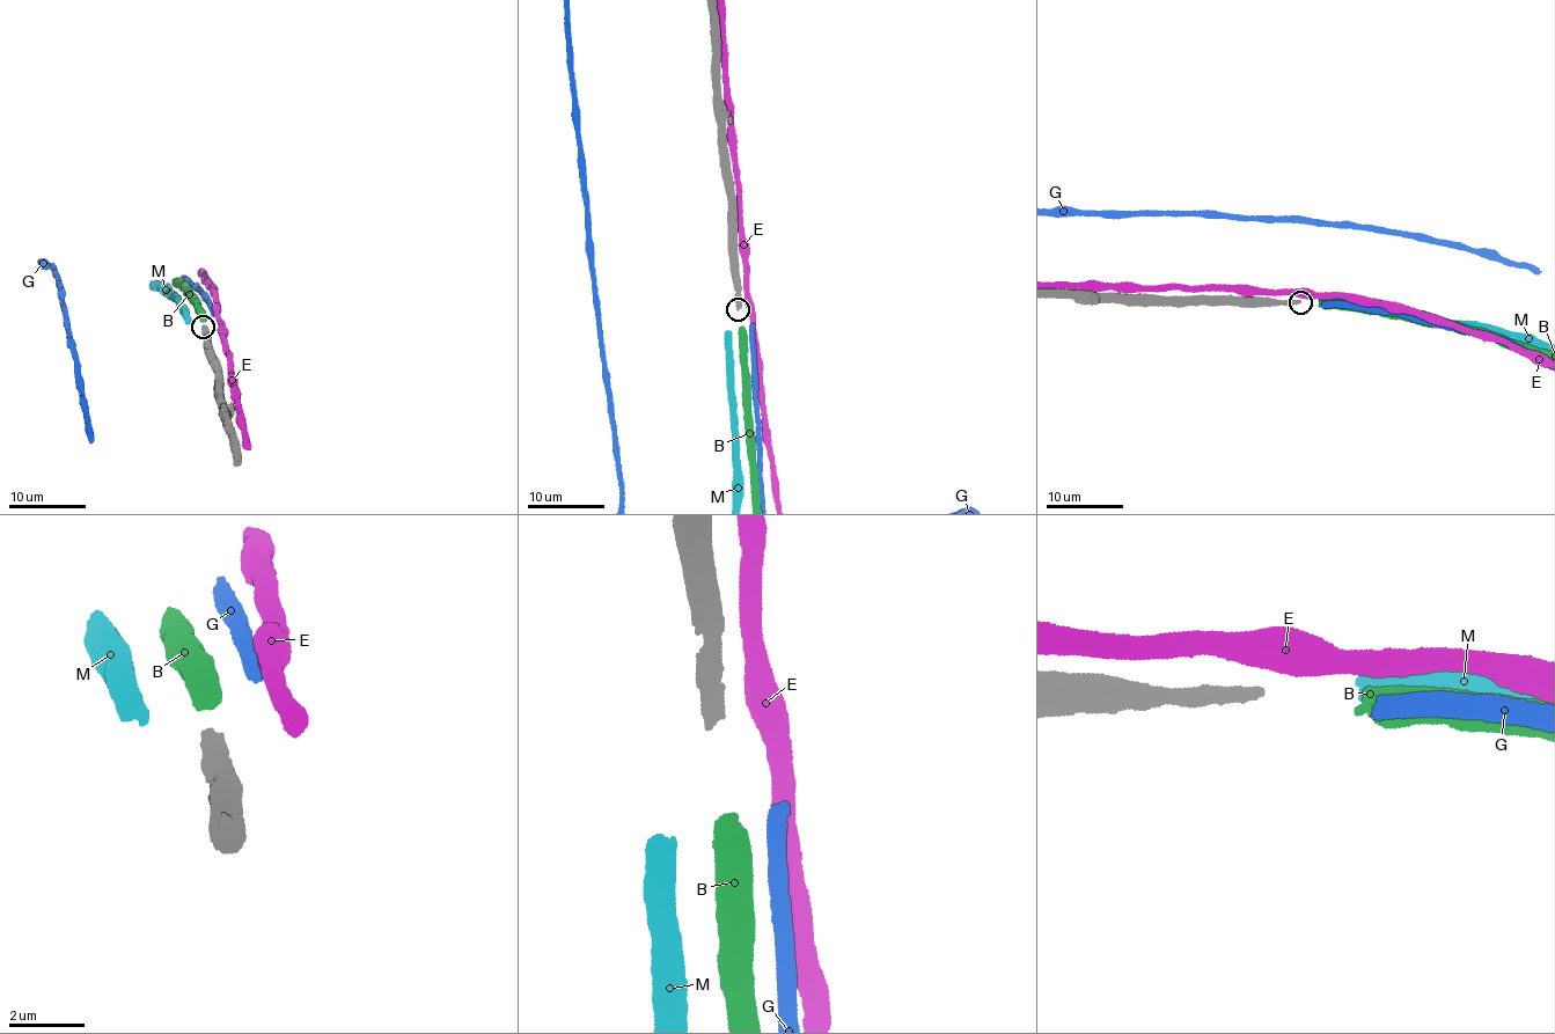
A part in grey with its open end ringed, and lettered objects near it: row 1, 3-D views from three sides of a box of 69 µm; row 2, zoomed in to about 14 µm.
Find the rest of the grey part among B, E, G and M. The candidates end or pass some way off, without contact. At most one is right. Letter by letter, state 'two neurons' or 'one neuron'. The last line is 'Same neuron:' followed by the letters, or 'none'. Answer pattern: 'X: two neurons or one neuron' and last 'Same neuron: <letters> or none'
B: one neuron
E: two neurons
G: two neurons
M: two neurons
Same neuron: B

